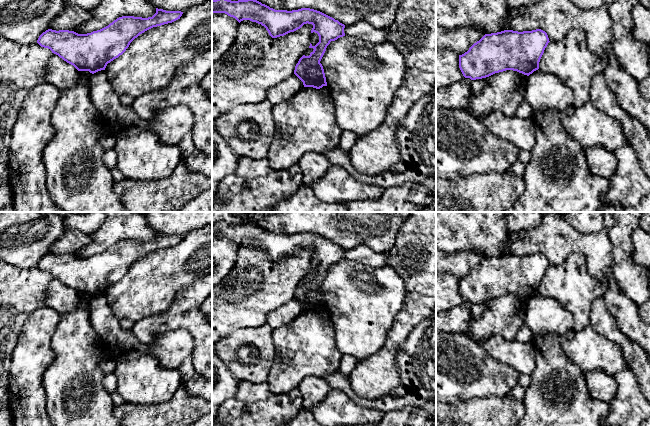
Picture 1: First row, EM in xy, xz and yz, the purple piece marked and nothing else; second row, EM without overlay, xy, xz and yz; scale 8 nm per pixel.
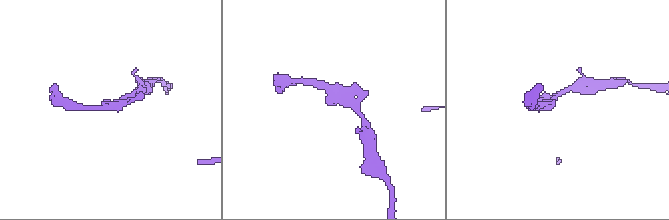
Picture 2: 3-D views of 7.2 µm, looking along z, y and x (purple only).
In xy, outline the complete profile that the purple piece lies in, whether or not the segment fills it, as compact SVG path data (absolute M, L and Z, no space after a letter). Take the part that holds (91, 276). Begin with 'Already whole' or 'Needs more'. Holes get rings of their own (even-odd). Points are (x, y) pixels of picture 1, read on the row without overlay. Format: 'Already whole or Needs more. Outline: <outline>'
Already whole. Outline: M156 232L152 241L122 240L108 250L87 258L69 254L48 253L37 267L48 272L78 295L94 298L105 294L108 287L122 279L130 267L145 255L172 247L182 240L181 235Z

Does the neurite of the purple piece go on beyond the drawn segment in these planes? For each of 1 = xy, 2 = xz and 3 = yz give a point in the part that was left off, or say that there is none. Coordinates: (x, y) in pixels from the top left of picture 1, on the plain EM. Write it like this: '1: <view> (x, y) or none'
1: none
2: none
3: none

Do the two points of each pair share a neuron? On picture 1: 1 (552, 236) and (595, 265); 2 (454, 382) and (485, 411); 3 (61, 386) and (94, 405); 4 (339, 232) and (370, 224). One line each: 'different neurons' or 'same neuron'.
1: same neuron
2: different neurons
3: same neuron
4: same neuron

